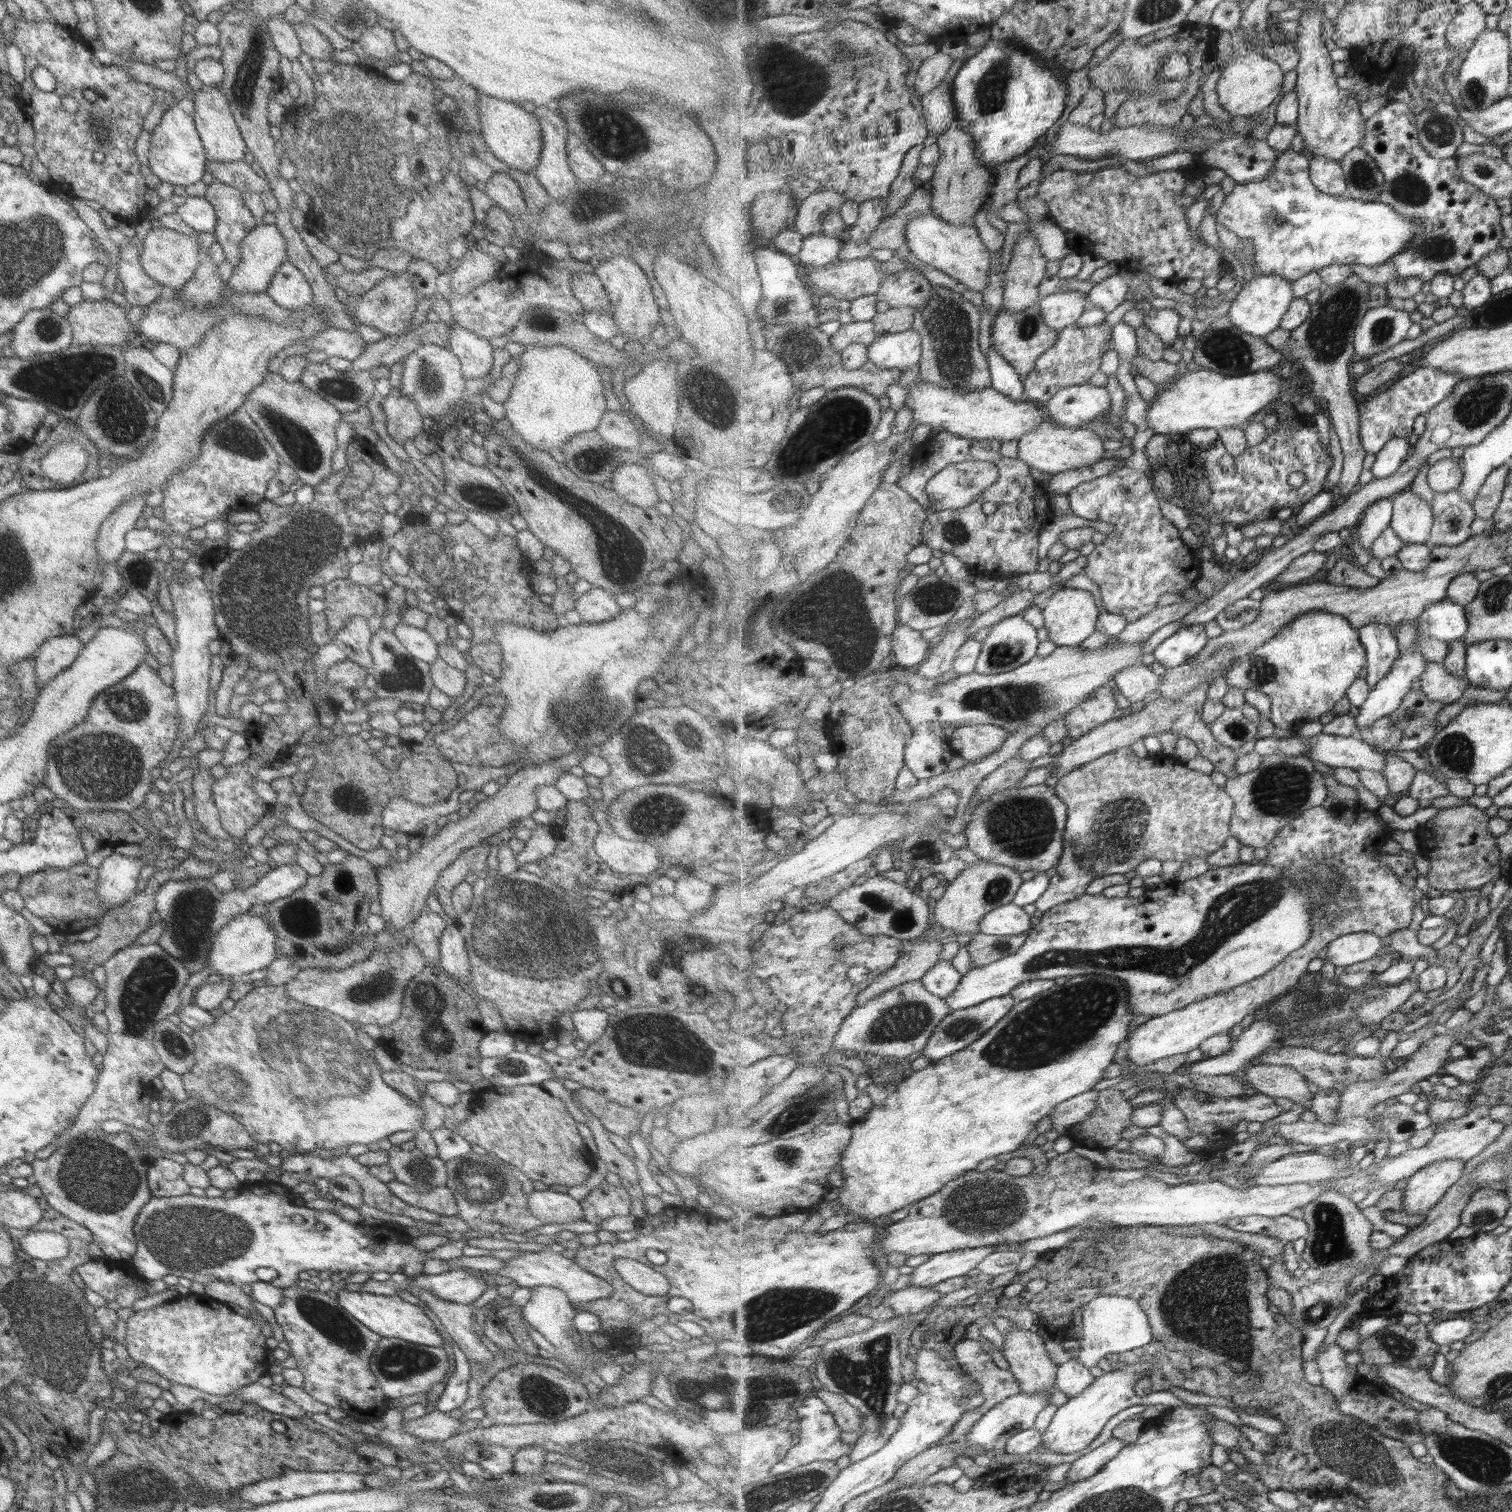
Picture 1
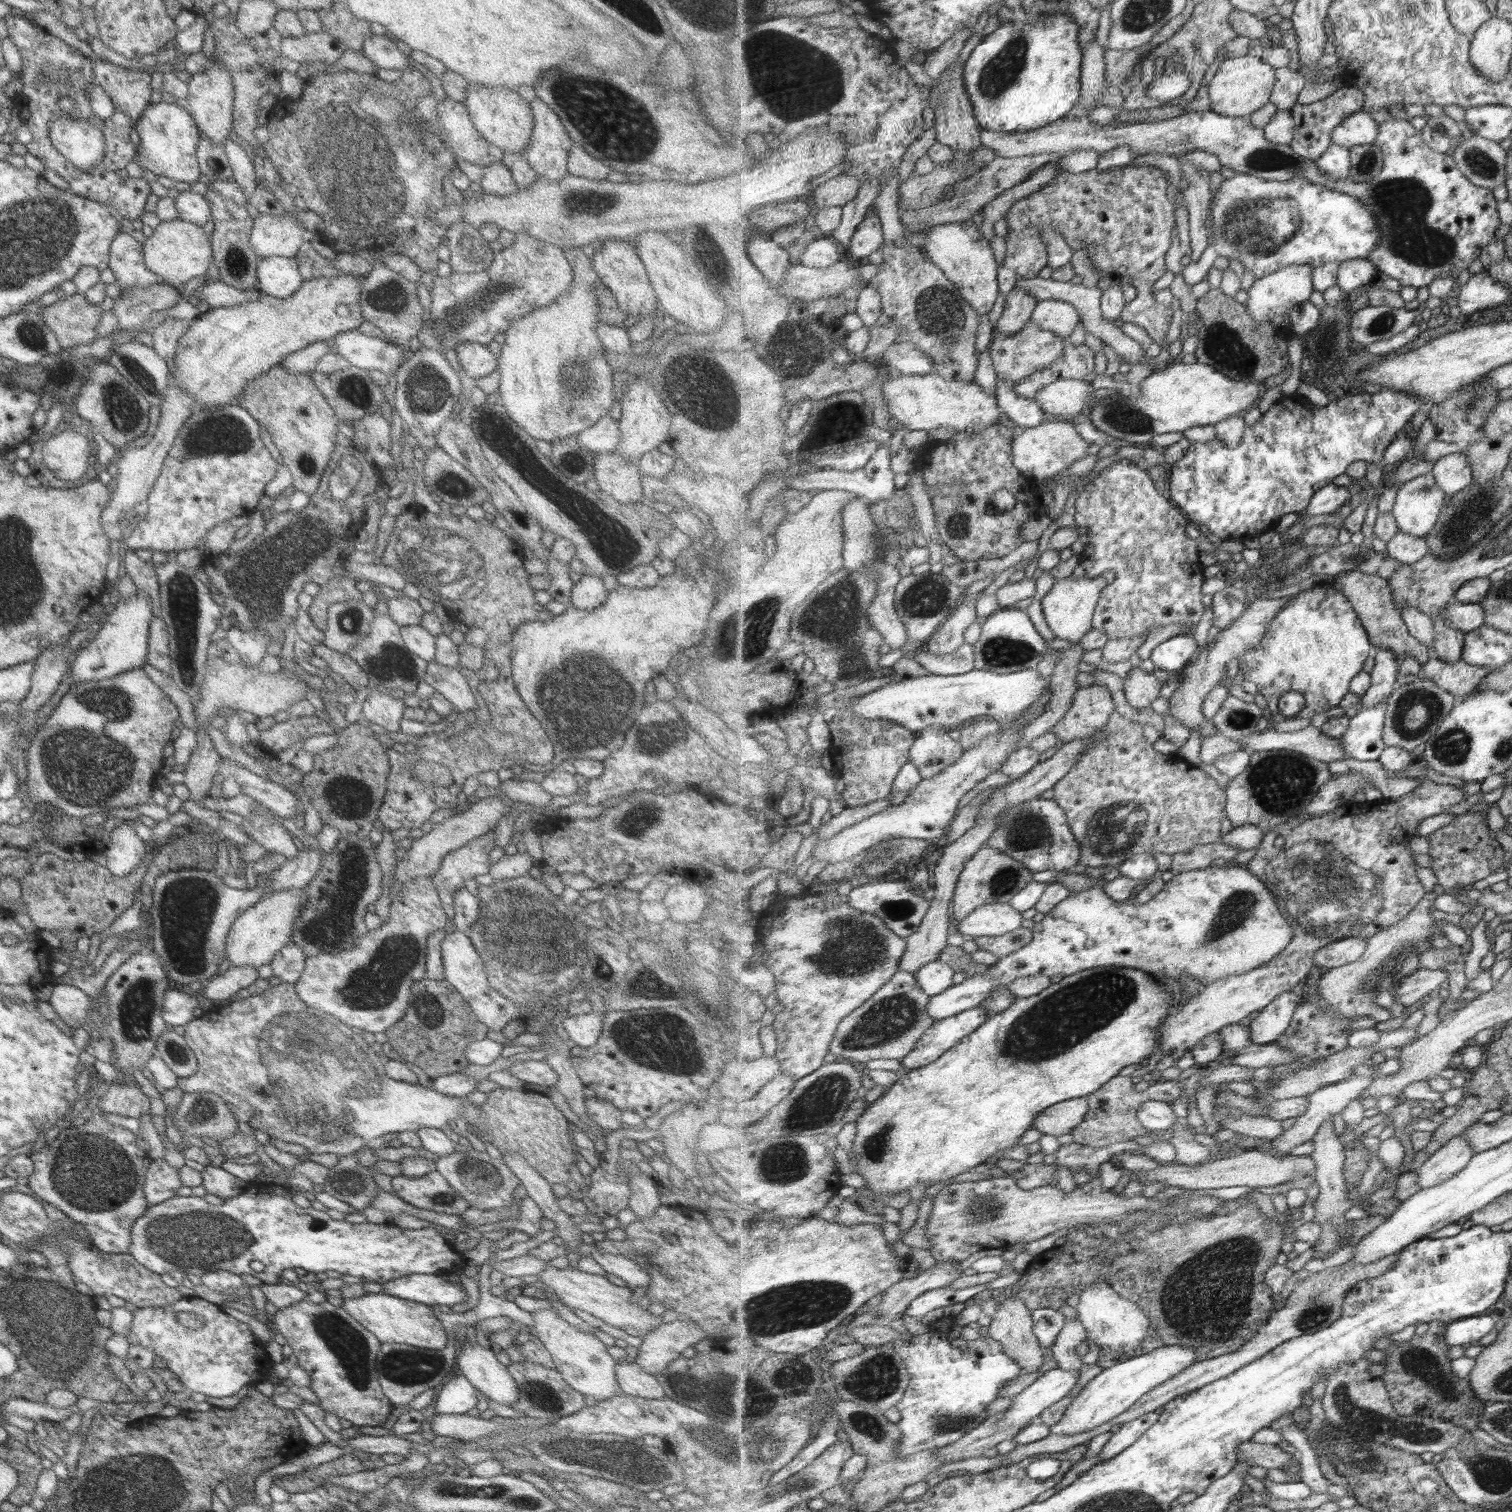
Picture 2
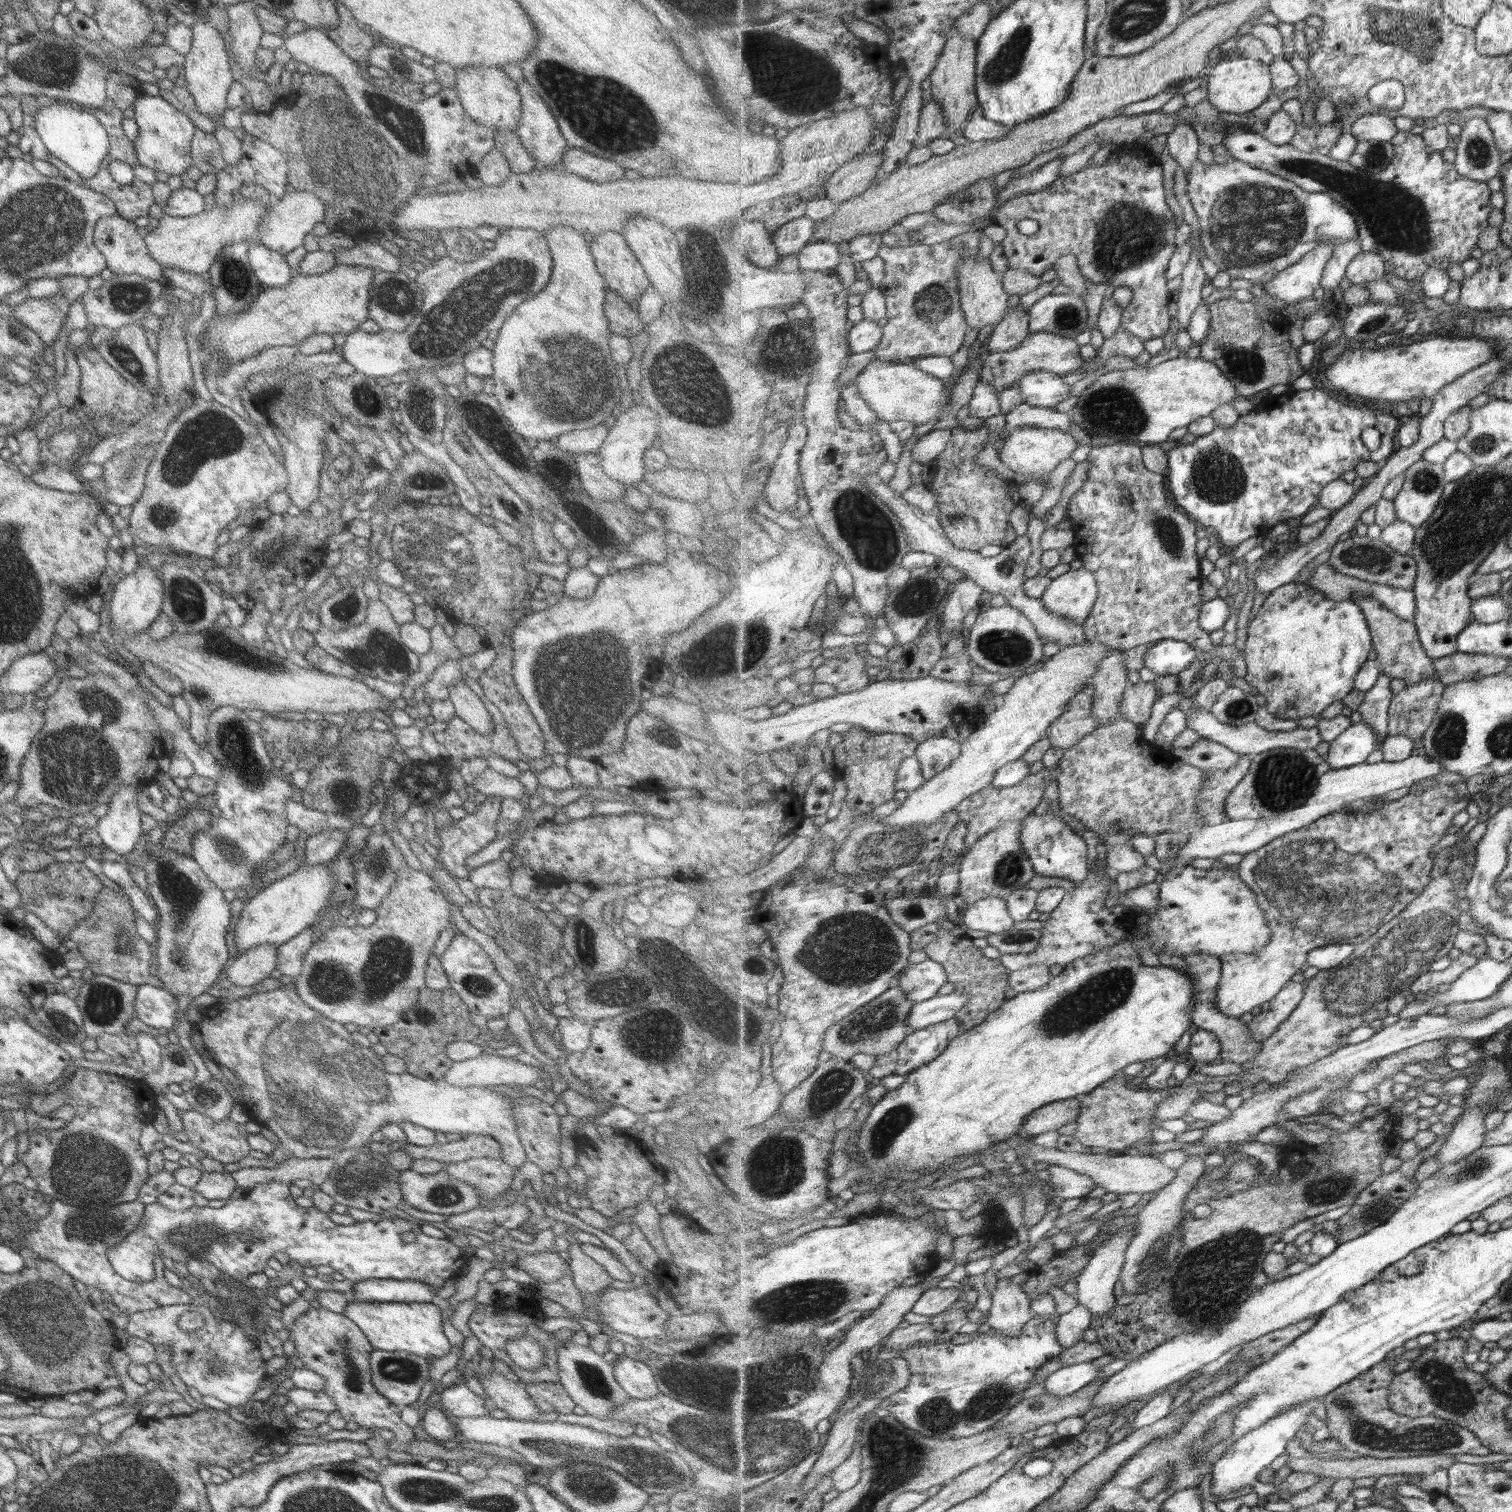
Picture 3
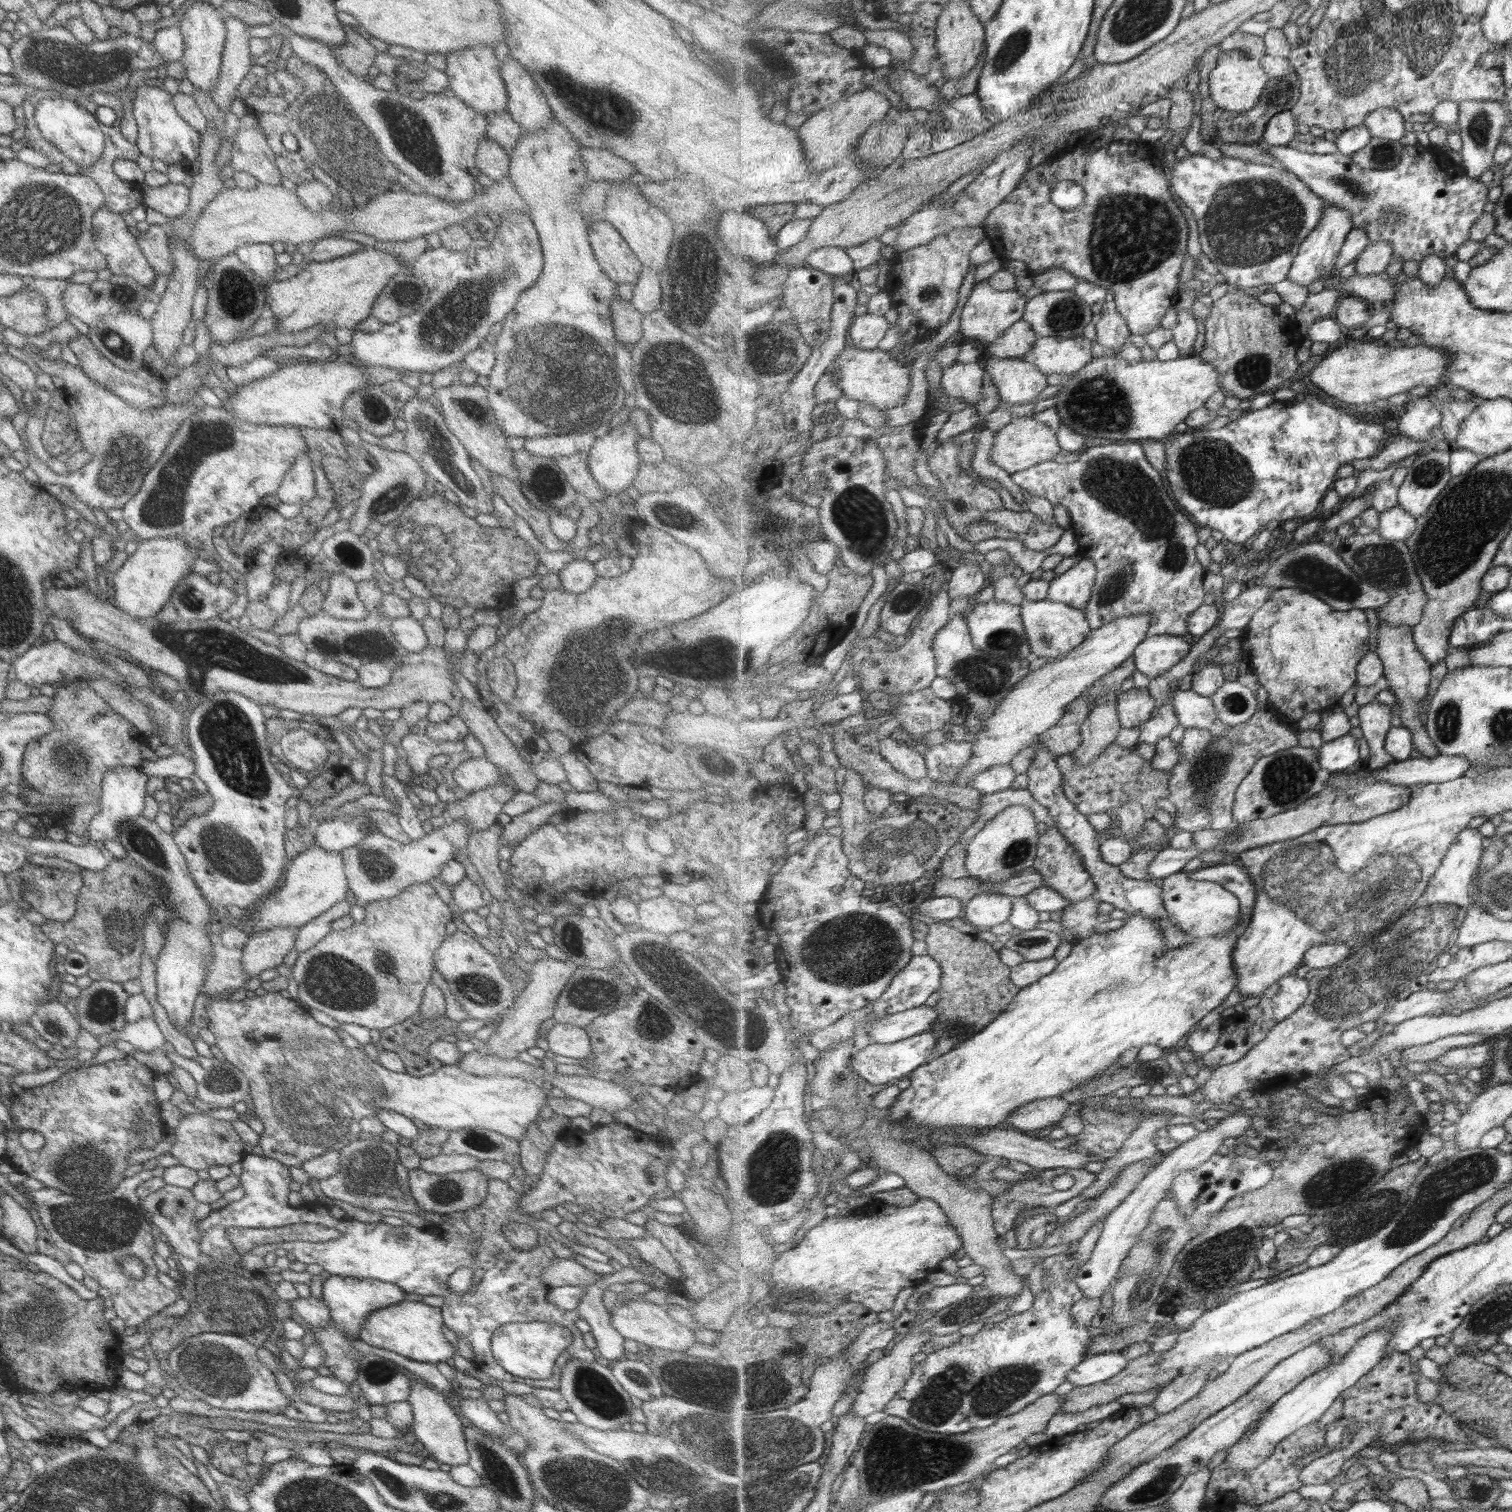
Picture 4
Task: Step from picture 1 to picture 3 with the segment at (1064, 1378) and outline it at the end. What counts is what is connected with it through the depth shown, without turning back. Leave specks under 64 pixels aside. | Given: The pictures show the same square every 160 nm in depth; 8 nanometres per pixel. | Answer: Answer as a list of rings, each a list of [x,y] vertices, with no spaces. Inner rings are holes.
[[[1082,1304],[1063,1313],[1056,1324],[1057,1339],[1063,1349],[1069,1349],[1083,1341],[1085,1330],[1094,1327],[1094,1314]]]

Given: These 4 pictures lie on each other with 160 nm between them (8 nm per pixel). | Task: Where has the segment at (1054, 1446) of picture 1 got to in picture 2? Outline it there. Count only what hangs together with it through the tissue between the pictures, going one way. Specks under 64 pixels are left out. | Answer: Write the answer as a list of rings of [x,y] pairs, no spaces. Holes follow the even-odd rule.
[[[1165,1346],[1157,1350],[1134,1357],[1126,1362],[1118,1362],[1109,1369],[1103,1370],[1073,1399],[1066,1408],[1063,1420],[1057,1426],[1051,1427],[1053,1434],[1079,1434],[1095,1430],[1105,1425],[1113,1418],[1119,1417],[1130,1410],[1145,1394],[1165,1384],[1173,1376],[1181,1374],[1189,1366],[1197,1364],[1197,1351],[1185,1346]]]

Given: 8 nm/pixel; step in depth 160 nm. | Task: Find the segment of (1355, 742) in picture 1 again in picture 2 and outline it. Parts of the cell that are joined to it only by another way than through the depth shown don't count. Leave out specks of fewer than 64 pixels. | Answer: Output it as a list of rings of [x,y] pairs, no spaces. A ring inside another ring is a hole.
[[[1309,725],[1305,729],[1291,732],[1278,732],[1273,728],[1265,729],[1262,733],[1255,731],[1253,734],[1239,740],[1239,743],[1241,749],[1249,750],[1251,753],[1264,750],[1290,750],[1327,763],[1348,758],[1343,741],[1340,738],[1333,738],[1332,736],[1325,734],[1321,728],[1315,728],[1315,726],[1312,725]]]

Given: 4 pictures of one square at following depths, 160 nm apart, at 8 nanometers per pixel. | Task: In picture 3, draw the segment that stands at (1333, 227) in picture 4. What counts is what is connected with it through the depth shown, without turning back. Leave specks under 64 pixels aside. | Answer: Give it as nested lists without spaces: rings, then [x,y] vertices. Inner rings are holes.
[[[1322,242],[1318,248],[1306,254],[1301,262],[1298,262],[1296,265],[1289,265],[1277,277],[1265,284],[1265,292],[1283,300],[1287,307],[1291,307],[1294,302],[1300,303],[1307,298],[1311,298],[1313,292],[1322,286],[1323,273],[1325,267],[1328,265],[1329,259],[1333,256],[1334,250],[1334,244]]]

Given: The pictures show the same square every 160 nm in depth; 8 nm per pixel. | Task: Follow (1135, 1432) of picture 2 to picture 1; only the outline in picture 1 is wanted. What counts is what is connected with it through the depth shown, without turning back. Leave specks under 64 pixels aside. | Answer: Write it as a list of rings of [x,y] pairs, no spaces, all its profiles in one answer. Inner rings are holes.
[[[1112,1436],[1107,1442],[1074,1460],[1066,1475],[1067,1485],[1079,1483],[1099,1473],[1127,1445],[1124,1440]]]

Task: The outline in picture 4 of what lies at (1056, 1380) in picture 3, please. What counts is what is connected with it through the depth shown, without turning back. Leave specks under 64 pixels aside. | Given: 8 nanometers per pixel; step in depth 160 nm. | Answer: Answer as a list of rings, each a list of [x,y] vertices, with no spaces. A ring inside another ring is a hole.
[[[1121,1353],[1088,1356],[1067,1374],[1067,1381],[1075,1387],[1101,1383],[1121,1374],[1129,1366],[1129,1361]]]

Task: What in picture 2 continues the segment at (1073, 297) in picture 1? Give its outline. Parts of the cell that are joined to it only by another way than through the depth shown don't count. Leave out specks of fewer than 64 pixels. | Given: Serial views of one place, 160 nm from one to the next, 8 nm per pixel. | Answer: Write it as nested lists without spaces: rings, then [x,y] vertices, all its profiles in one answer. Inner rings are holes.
[[[1042,300],[1038,302],[1031,322],[1037,323],[1045,331],[1053,331],[1067,340],[1075,326],[1082,322],[1080,311],[1073,303],[1061,300]]]

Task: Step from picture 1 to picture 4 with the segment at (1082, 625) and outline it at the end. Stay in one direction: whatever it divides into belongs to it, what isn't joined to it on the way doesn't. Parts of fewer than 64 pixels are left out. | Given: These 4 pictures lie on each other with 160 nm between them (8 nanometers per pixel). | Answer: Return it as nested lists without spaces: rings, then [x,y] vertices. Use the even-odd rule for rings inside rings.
[[[1083,558],[1050,581],[1048,599],[1084,610],[1092,600],[1097,573],[1096,564],[1090,558]]]

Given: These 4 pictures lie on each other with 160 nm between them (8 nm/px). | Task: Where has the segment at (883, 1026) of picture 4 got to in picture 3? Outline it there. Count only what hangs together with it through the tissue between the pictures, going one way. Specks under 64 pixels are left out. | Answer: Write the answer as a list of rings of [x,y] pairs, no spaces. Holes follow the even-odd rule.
[[[956,990],[945,996],[925,1000],[915,1004],[909,1013],[908,1025],[916,1031],[940,1022],[947,1022],[956,1018],[959,1012],[965,1009],[967,1003],[969,1003],[969,996]]]

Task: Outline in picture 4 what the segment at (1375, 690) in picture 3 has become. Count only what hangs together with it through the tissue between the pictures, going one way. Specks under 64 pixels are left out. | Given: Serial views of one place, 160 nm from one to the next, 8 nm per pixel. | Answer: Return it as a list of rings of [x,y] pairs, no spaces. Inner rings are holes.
[[[1375,700],[1358,710],[1359,727],[1370,749],[1369,757],[1363,763],[1367,770],[1385,768],[1390,762],[1397,761],[1386,749],[1386,738],[1393,726],[1392,709],[1392,706]]]

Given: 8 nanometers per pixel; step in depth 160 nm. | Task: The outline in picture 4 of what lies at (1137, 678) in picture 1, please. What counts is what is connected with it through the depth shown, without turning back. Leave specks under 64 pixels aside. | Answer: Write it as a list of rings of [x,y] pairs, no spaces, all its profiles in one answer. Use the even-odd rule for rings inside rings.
[[[1145,687],[1132,688],[1121,691],[1118,696],[1118,711],[1123,728],[1140,727],[1153,718],[1157,706],[1150,690]]]

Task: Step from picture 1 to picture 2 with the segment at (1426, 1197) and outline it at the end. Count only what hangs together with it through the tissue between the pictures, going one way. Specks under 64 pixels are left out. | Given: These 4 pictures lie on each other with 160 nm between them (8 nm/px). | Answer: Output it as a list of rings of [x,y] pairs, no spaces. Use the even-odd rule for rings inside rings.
[[[1465,1132],[1453,1138],[1449,1145],[1443,1146],[1423,1166],[1417,1170],[1418,1183],[1422,1189],[1431,1188],[1451,1180],[1456,1174],[1465,1170],[1476,1155]]]

